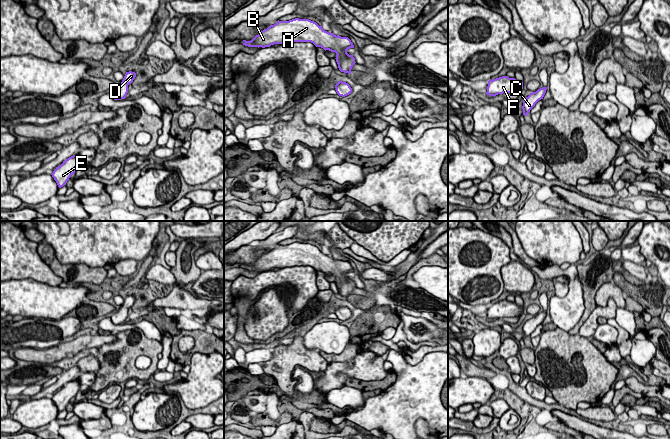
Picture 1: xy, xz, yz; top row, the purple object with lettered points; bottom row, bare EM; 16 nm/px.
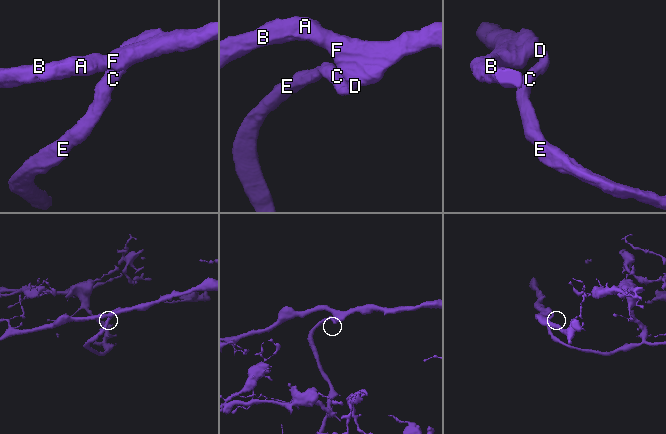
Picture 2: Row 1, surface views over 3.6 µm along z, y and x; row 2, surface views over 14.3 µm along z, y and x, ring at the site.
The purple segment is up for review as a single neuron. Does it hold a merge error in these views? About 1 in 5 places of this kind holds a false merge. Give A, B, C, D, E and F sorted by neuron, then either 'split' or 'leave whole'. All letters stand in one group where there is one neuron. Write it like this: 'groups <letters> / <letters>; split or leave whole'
groups A B C D E F; leave whole

